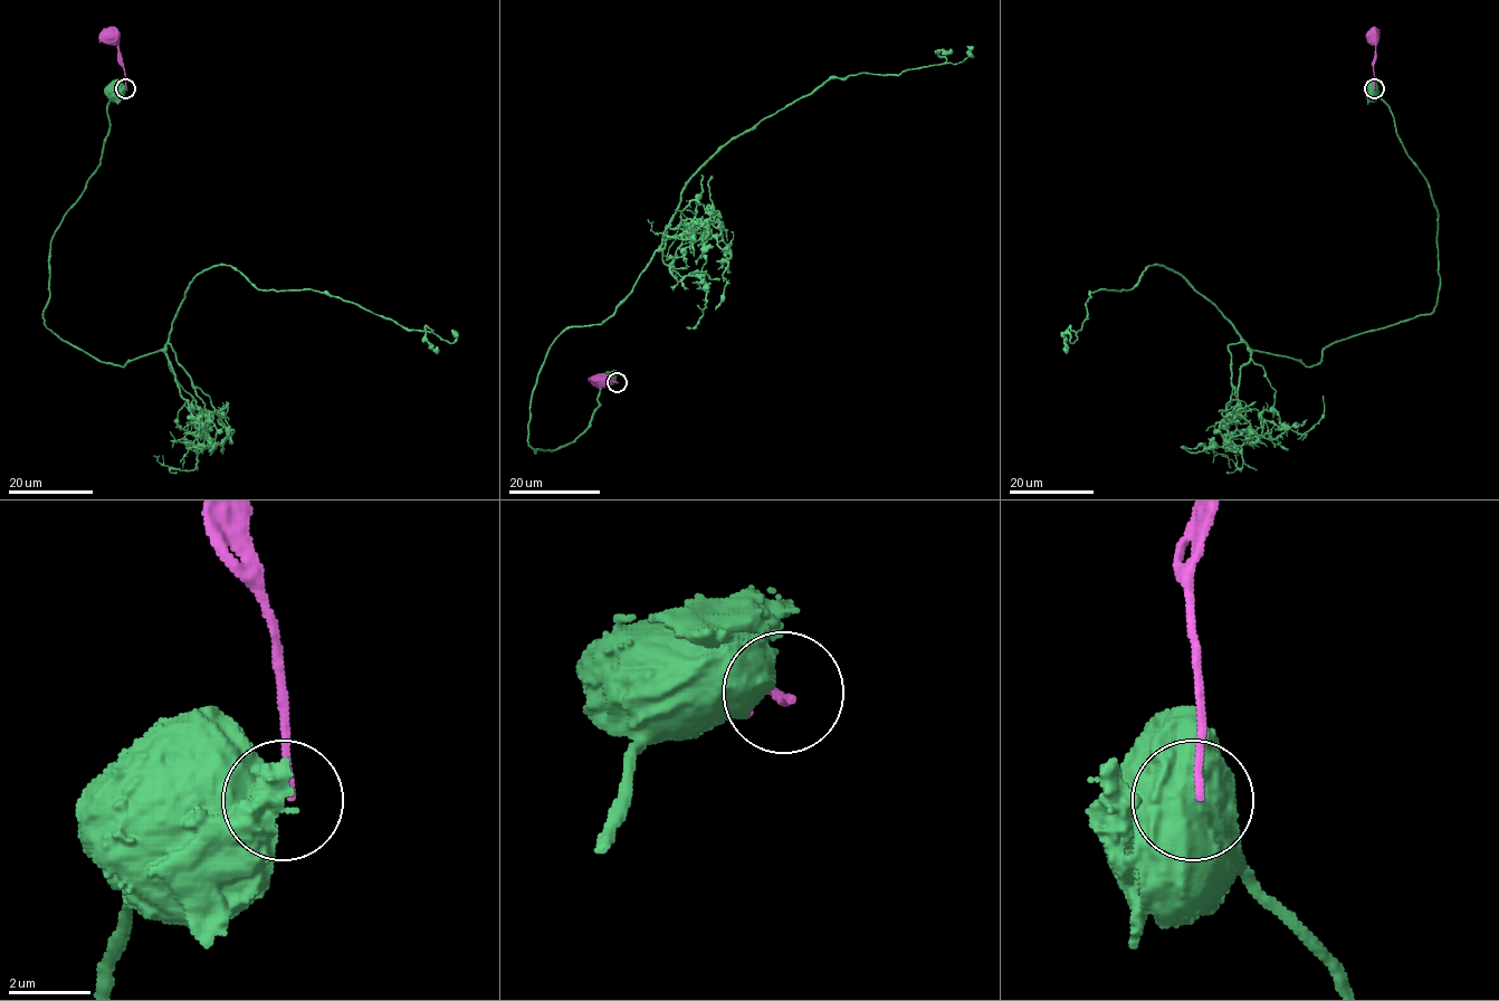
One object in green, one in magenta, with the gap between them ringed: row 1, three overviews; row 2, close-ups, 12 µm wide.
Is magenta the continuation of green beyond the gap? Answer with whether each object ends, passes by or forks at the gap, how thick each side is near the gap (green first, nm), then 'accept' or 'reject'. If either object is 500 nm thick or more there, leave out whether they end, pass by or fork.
1000/180 nm | reject

